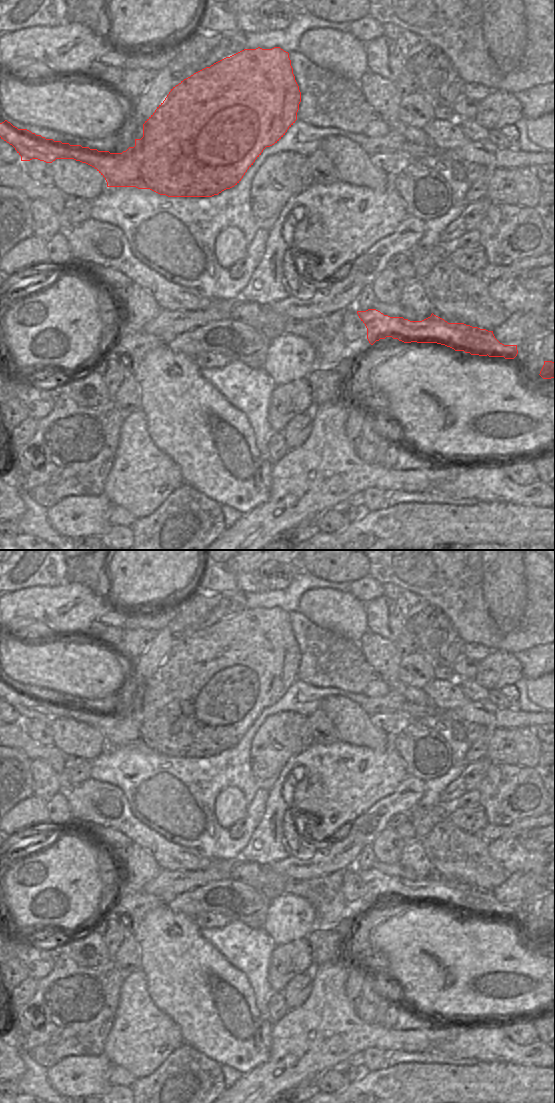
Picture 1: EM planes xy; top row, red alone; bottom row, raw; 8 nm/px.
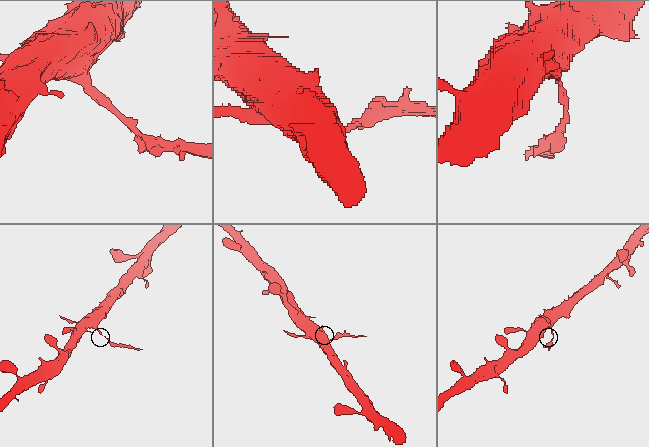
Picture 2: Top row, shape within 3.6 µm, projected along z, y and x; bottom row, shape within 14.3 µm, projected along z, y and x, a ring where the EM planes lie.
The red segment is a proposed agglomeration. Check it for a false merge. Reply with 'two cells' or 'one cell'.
two cells

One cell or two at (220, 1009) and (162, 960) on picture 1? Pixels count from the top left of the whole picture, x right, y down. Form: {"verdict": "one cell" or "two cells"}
{"verdict": "one cell"}

